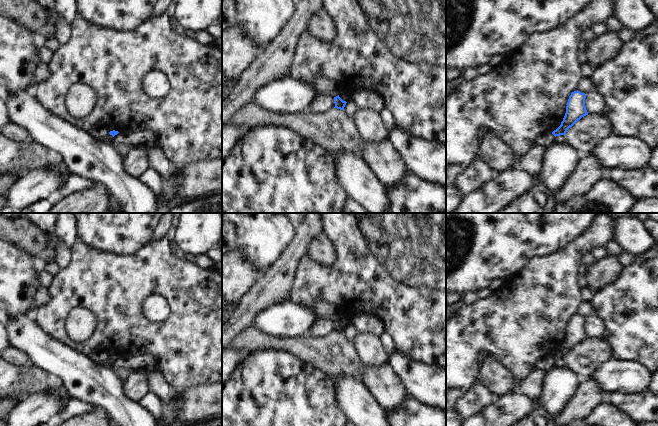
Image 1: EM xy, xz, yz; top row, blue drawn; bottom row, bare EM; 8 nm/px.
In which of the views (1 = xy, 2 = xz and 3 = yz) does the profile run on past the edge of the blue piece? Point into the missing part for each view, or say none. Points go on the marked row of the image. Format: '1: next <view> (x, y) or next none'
1: next none
2: next none
3: next none

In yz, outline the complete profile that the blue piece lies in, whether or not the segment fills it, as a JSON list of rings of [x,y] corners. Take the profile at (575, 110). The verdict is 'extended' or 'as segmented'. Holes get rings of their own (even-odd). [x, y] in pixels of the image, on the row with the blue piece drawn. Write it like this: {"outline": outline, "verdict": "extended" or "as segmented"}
{"outline": [[[578,90],[571,93],[567,102],[566,113],[563,121],[561,122],[561,125],[552,132],[555,137],[560,135],[565,136],[570,127],[572,127],[582,117],[588,115],[585,106],[585,98],[586,94],[581,93]]], "verdict": "as segmented"}

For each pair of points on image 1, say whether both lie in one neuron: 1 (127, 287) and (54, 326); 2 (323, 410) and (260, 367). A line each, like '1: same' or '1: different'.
1: same
2: same

